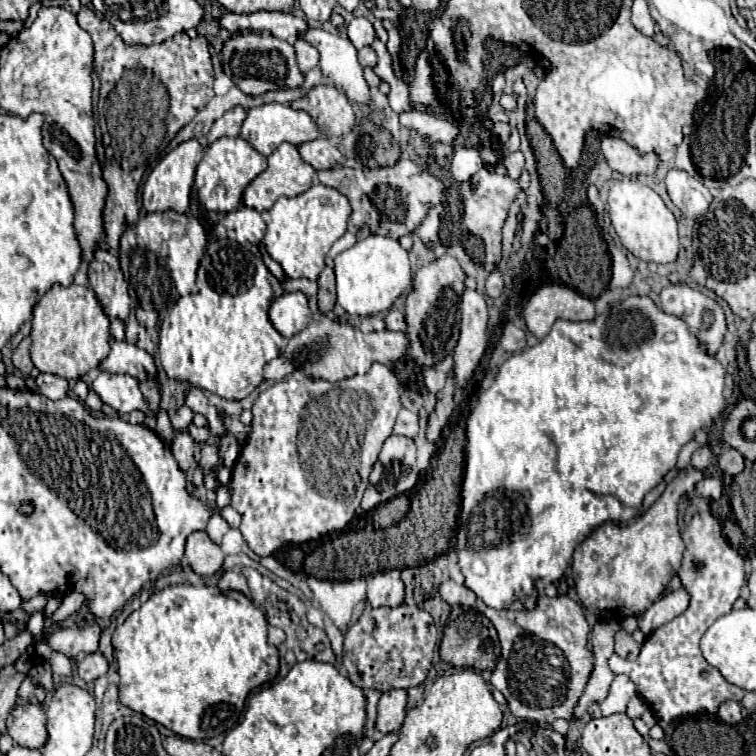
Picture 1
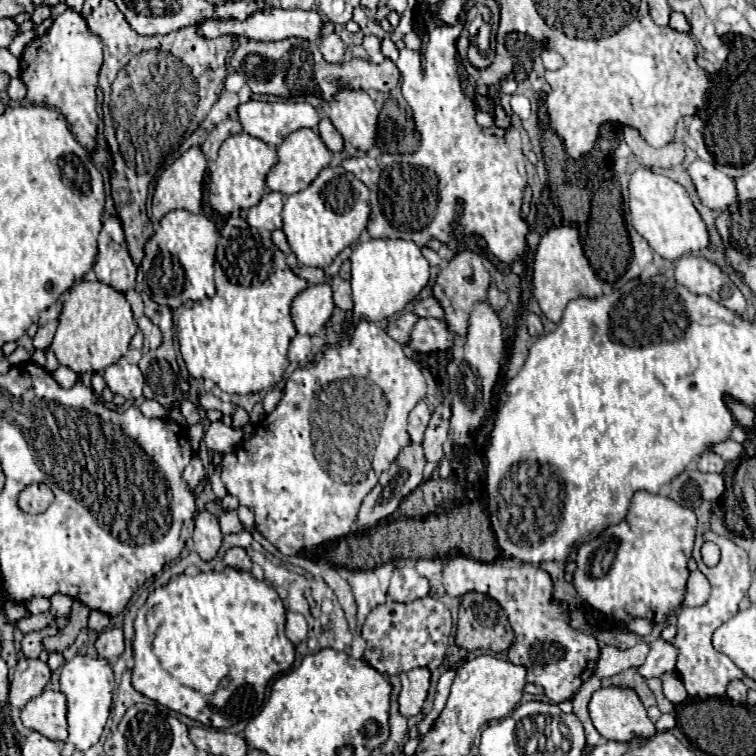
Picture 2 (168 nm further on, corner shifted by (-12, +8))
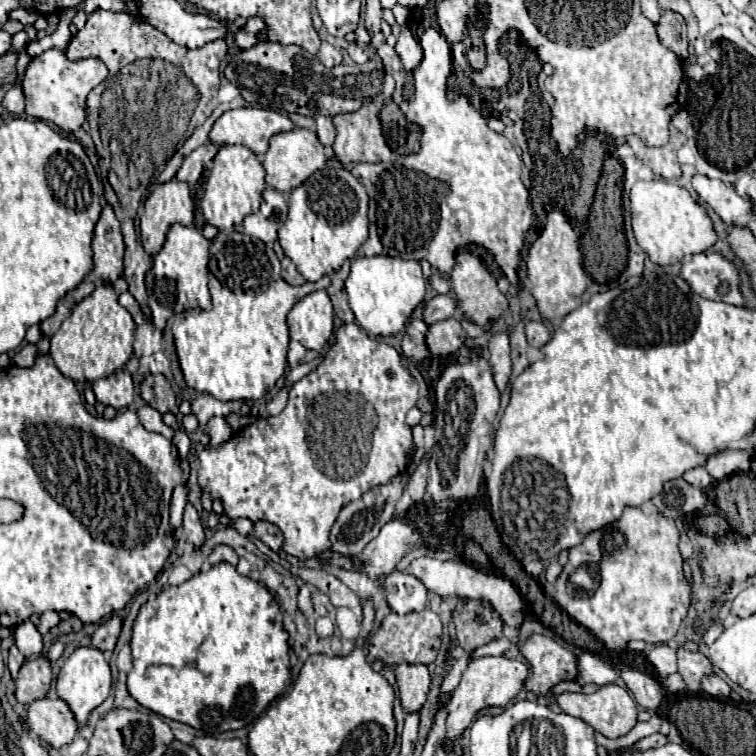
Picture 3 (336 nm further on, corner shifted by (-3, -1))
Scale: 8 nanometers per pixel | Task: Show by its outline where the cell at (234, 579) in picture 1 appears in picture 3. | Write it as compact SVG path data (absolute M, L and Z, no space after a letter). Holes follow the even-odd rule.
M219 544L219 546L215 546L213 548L213 552L209 554L209 562L215 566L215 564L219 564L219 562L229 562L229 564L237 564L237 560L239 560L239 556L235 554L235 550L231 548L231 546L225 546L225 544Z

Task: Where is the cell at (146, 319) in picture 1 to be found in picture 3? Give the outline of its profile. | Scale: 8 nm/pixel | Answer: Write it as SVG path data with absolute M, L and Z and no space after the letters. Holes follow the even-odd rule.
M128 291L121 293L118 301L121 306L127 308L127 310L133 314L133 318L135 318L135 322L137 322L137 324L143 324L143 322L145 322L145 316L141 314L141 310L139 310L139 304L135 302L135 298L133 298Z

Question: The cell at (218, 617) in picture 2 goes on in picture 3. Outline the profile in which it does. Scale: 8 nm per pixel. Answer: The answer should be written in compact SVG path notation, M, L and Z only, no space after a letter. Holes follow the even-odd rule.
M219 562L217 566L211 566L209 572L199 572L195 576L191 576L187 582L183 582L181 586L171 586L171 588L163 590L155 600L145 602L141 606L139 616L135 620L135 626L133 626L131 650L133 650L133 670L127 674L129 694L141 706L153 710L155 714L183 722L183 724L189 724L195 730L205 730L205 734L211 734L211 736L253 724L259 718L259 714L269 706L269 702L287 690L287 684L291 678L291 672L289 672L289 634L283 626L283 612L281 612L277 600L273 598L273 594L263 584L255 582L253 578L241 576L235 570L235 566L231 566L227 562Z

